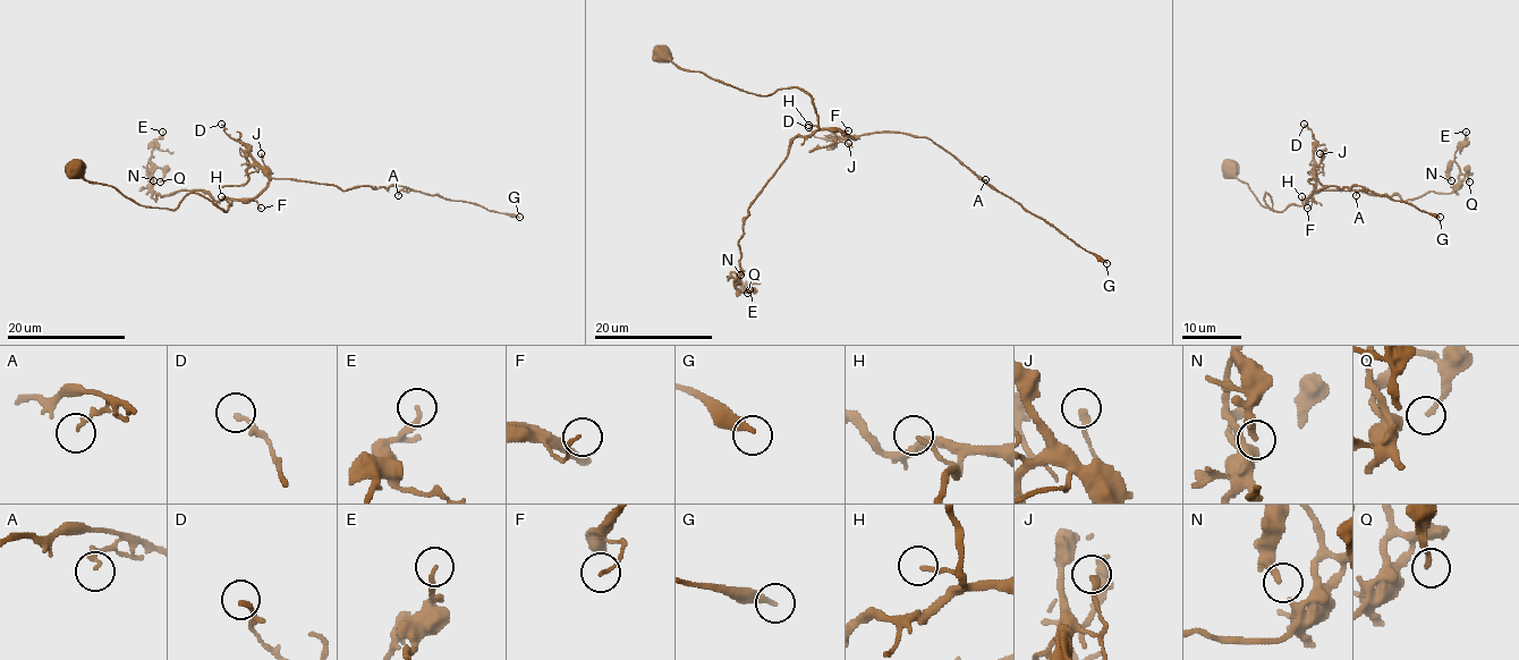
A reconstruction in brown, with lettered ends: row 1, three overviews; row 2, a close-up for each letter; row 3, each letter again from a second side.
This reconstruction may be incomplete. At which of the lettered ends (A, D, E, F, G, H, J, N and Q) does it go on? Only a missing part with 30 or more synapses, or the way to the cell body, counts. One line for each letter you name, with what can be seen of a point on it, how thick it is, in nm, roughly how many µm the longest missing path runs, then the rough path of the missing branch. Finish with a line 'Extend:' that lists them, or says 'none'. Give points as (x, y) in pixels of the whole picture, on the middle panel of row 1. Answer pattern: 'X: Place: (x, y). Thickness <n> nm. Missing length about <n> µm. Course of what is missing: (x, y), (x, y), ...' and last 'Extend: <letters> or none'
Extend: none

